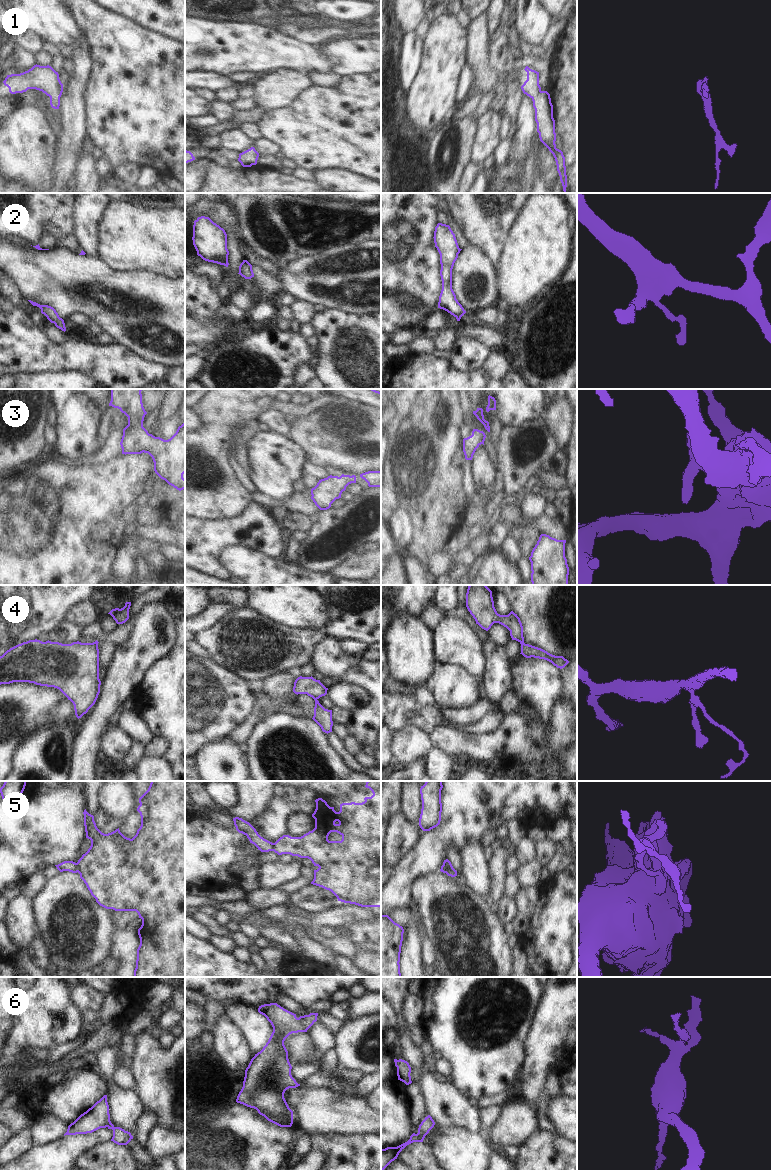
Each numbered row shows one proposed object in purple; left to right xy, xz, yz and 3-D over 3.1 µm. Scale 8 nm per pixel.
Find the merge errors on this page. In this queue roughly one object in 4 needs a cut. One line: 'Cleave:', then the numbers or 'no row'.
Cleave: 5

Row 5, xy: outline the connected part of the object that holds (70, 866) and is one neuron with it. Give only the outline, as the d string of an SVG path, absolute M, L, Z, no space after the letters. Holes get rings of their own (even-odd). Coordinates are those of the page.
M64 861L58 865L55 865L60 872L69 871L72 873L78 872L78 865L73 861Z

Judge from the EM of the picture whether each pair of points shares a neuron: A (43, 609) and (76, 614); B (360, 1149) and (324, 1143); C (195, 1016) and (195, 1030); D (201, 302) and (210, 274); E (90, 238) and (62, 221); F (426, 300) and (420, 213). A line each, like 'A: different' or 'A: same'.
A: different
B: same
C: same
D: same
E: different
F: same

